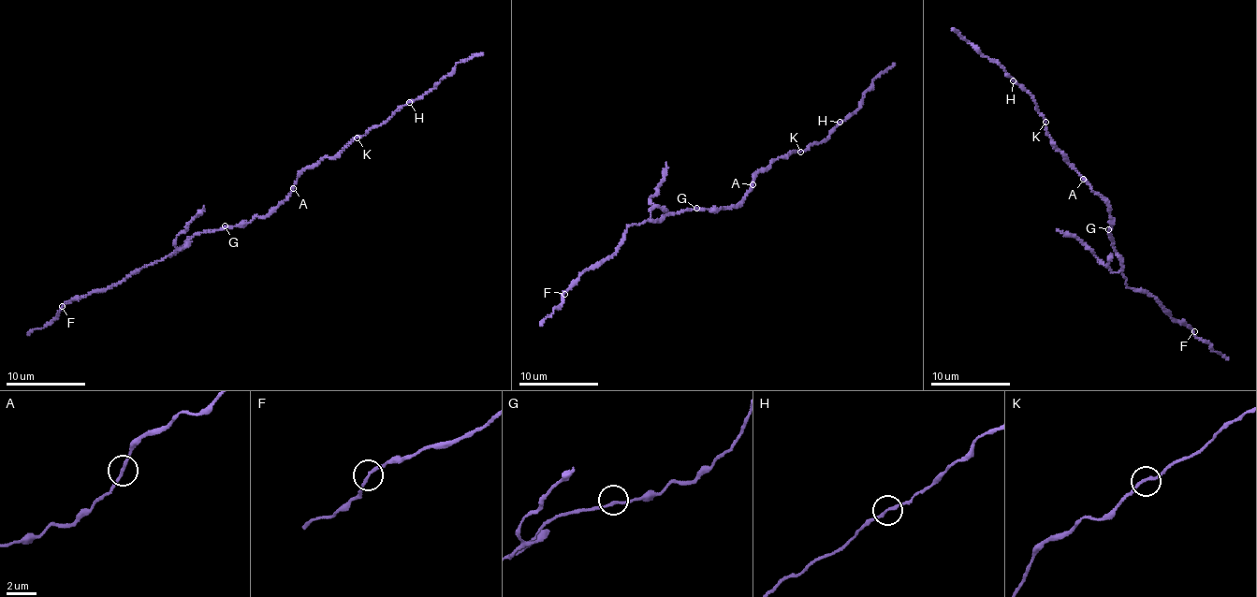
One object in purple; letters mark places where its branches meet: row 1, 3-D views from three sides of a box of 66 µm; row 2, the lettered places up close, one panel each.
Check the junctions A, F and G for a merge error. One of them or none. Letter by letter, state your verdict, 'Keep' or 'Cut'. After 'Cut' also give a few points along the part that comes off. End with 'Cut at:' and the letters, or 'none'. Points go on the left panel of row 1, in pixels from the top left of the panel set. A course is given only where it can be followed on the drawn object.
A: Keep
F: Keep
G: Keep
Cut at: none

